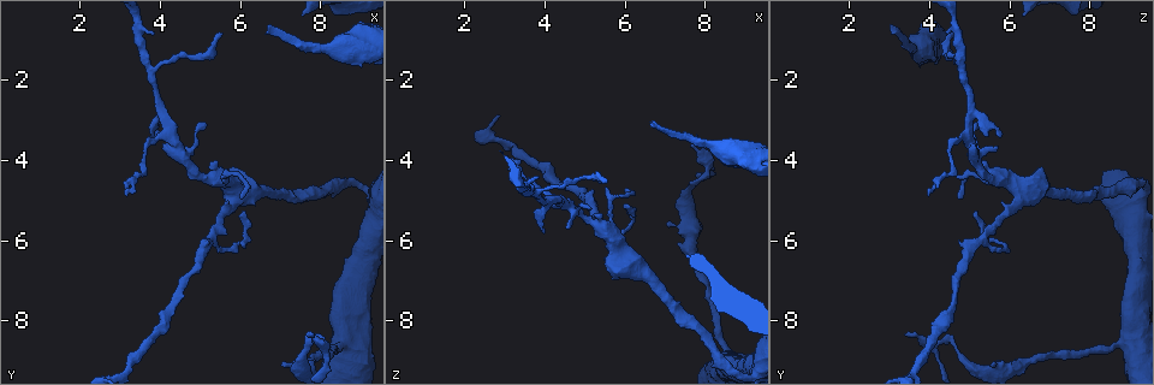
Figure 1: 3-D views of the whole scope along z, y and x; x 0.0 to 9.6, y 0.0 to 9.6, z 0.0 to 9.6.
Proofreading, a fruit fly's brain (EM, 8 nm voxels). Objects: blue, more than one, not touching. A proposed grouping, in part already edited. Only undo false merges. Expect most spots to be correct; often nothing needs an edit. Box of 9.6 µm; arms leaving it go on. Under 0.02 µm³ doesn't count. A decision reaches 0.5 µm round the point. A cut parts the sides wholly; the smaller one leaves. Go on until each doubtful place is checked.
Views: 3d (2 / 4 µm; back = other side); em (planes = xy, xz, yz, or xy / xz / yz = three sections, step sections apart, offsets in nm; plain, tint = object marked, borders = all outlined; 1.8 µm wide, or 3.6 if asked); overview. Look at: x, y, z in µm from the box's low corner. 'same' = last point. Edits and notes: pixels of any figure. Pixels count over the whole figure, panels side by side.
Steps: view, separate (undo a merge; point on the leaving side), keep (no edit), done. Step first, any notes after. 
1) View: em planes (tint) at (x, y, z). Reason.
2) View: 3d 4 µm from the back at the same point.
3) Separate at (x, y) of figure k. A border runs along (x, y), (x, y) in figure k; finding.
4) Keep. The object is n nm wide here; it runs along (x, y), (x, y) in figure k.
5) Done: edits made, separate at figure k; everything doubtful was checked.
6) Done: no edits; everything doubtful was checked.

View: em planes (tint) at (4.30, 3.30, 4.95). Looks like a crossing.

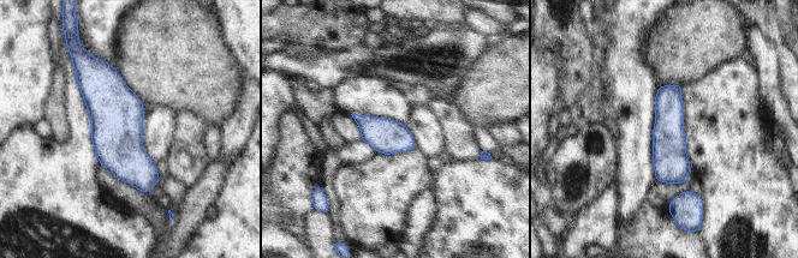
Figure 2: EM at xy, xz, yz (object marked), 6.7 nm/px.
Keep. The object is 220 nm wide here; it runs along (666, 88), (668, 156), (685, 179) in figure 2; all the same neuron.

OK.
View: em planes (tint) at (7.75, 1.10, 3.55). Thick turns thin.

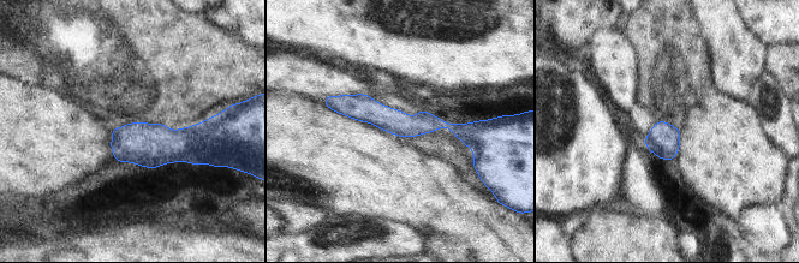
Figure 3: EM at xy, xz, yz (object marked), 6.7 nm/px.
Keep. It runs along (333, 103), (472, 135) in figure 3; all the same neuron.

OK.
View: 3d 4 µm at (8.15, 8.60, 4.20).

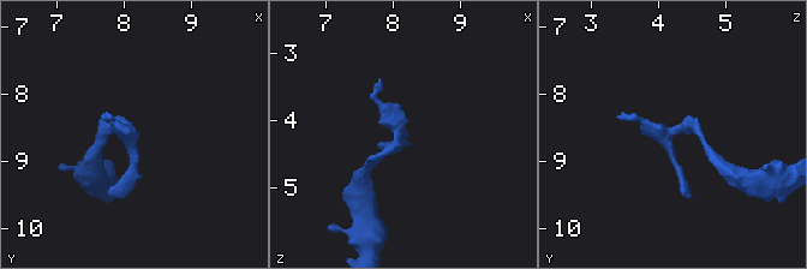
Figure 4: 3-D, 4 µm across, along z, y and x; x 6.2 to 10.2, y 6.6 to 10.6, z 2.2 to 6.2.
View: em yz step 16 (tint) at (8.10, 8.60, 4.15). Now the EM.

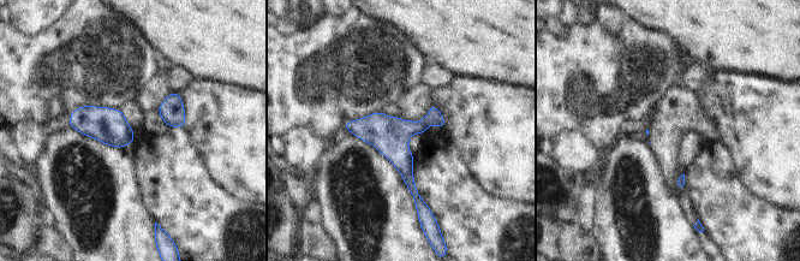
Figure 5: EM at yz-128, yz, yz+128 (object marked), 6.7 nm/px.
View: em planes (borders) at the same point. Another direction.

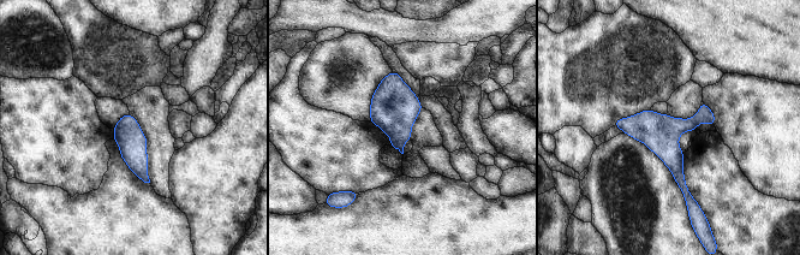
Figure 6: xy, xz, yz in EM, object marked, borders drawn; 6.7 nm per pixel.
Keep. The object is 190 nm wide here; it runs along (619, 122), (673, 158), (690, 200) in figure 6; all the same neuron.

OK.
Done: no edits; everything doubtful was checked.

